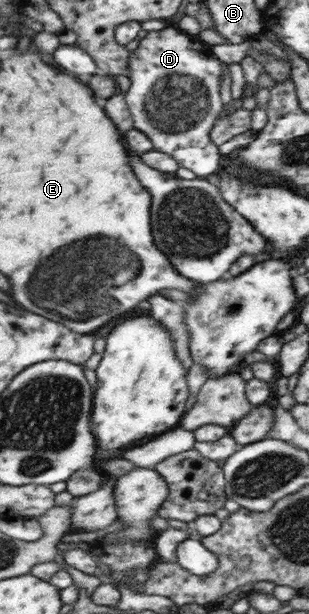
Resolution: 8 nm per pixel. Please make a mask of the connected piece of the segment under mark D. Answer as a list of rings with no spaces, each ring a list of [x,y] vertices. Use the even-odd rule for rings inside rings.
[[[170,23],[161,30],[147,32],[139,40],[137,48],[130,52],[129,69],[126,70],[130,86],[123,95],[132,126],[150,139],[154,150],[169,154],[178,166],[188,168],[199,178],[208,179],[208,174],[212,174],[220,162],[220,154],[208,138],[208,130],[222,110],[218,96],[220,63],[197,36],[186,35]]]

